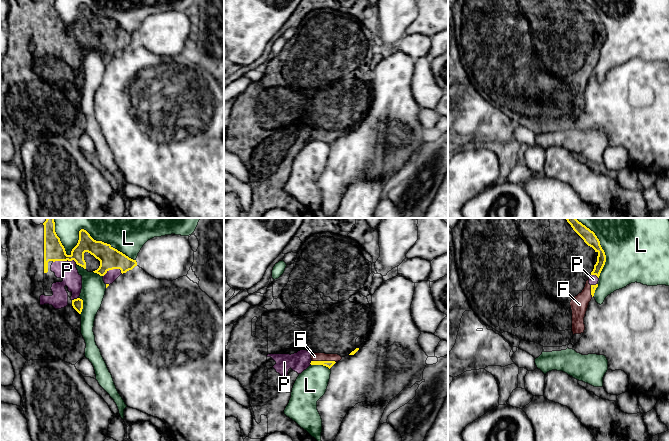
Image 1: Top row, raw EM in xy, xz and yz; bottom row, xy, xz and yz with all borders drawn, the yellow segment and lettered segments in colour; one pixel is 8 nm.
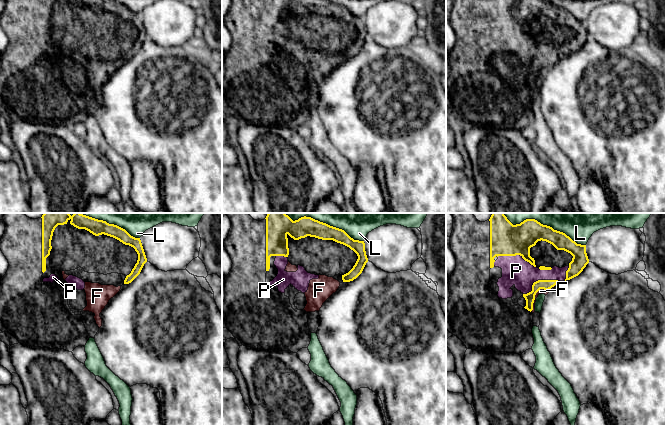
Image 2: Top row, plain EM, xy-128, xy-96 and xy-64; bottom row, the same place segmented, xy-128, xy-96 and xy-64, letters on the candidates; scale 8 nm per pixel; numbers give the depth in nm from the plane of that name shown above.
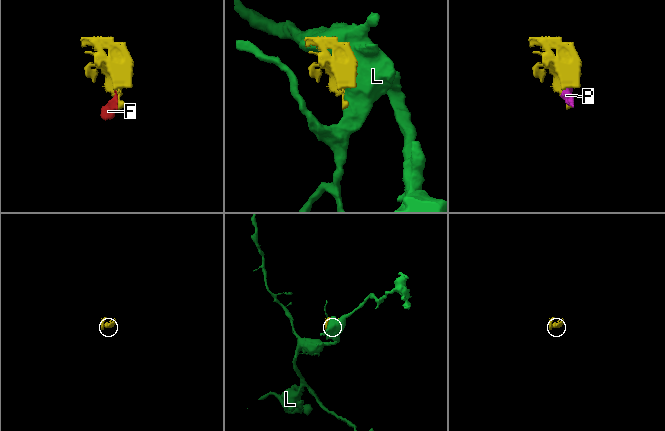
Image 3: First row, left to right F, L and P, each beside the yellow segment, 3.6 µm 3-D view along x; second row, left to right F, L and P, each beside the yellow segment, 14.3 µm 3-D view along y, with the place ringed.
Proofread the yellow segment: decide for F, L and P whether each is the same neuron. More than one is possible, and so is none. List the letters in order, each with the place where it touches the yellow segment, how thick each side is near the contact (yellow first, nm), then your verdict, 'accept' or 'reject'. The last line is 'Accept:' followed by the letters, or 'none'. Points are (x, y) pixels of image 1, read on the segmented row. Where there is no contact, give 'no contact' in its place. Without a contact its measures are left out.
F: contact xz (324, 361); calibres 60 and 60 nm; accept
L: contact xy (79, 233); calibres 160 and 380 nm; reject
P: contact xy (65, 260); calibres 160 and 150 nm; accept
Accept: F, P

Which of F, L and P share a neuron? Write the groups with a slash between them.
F P / L

